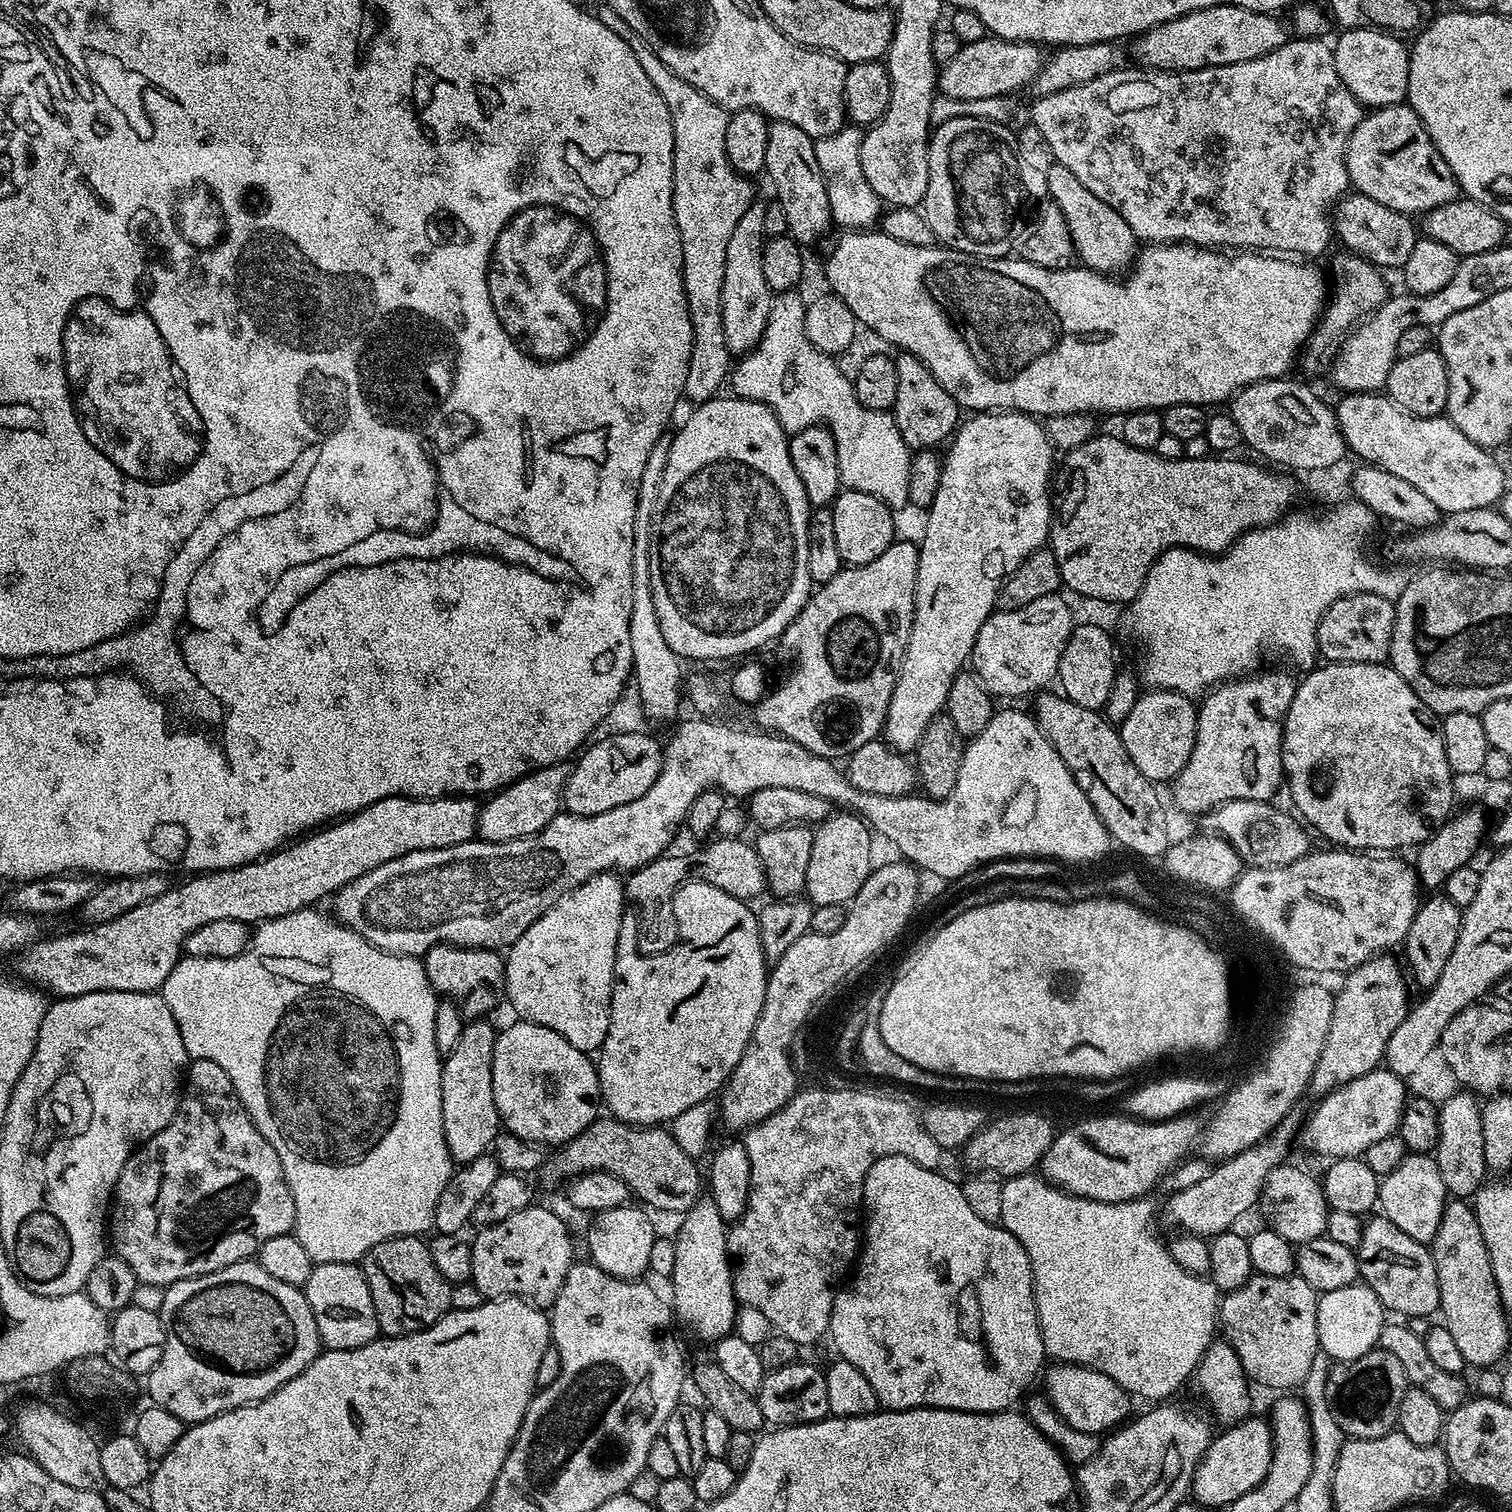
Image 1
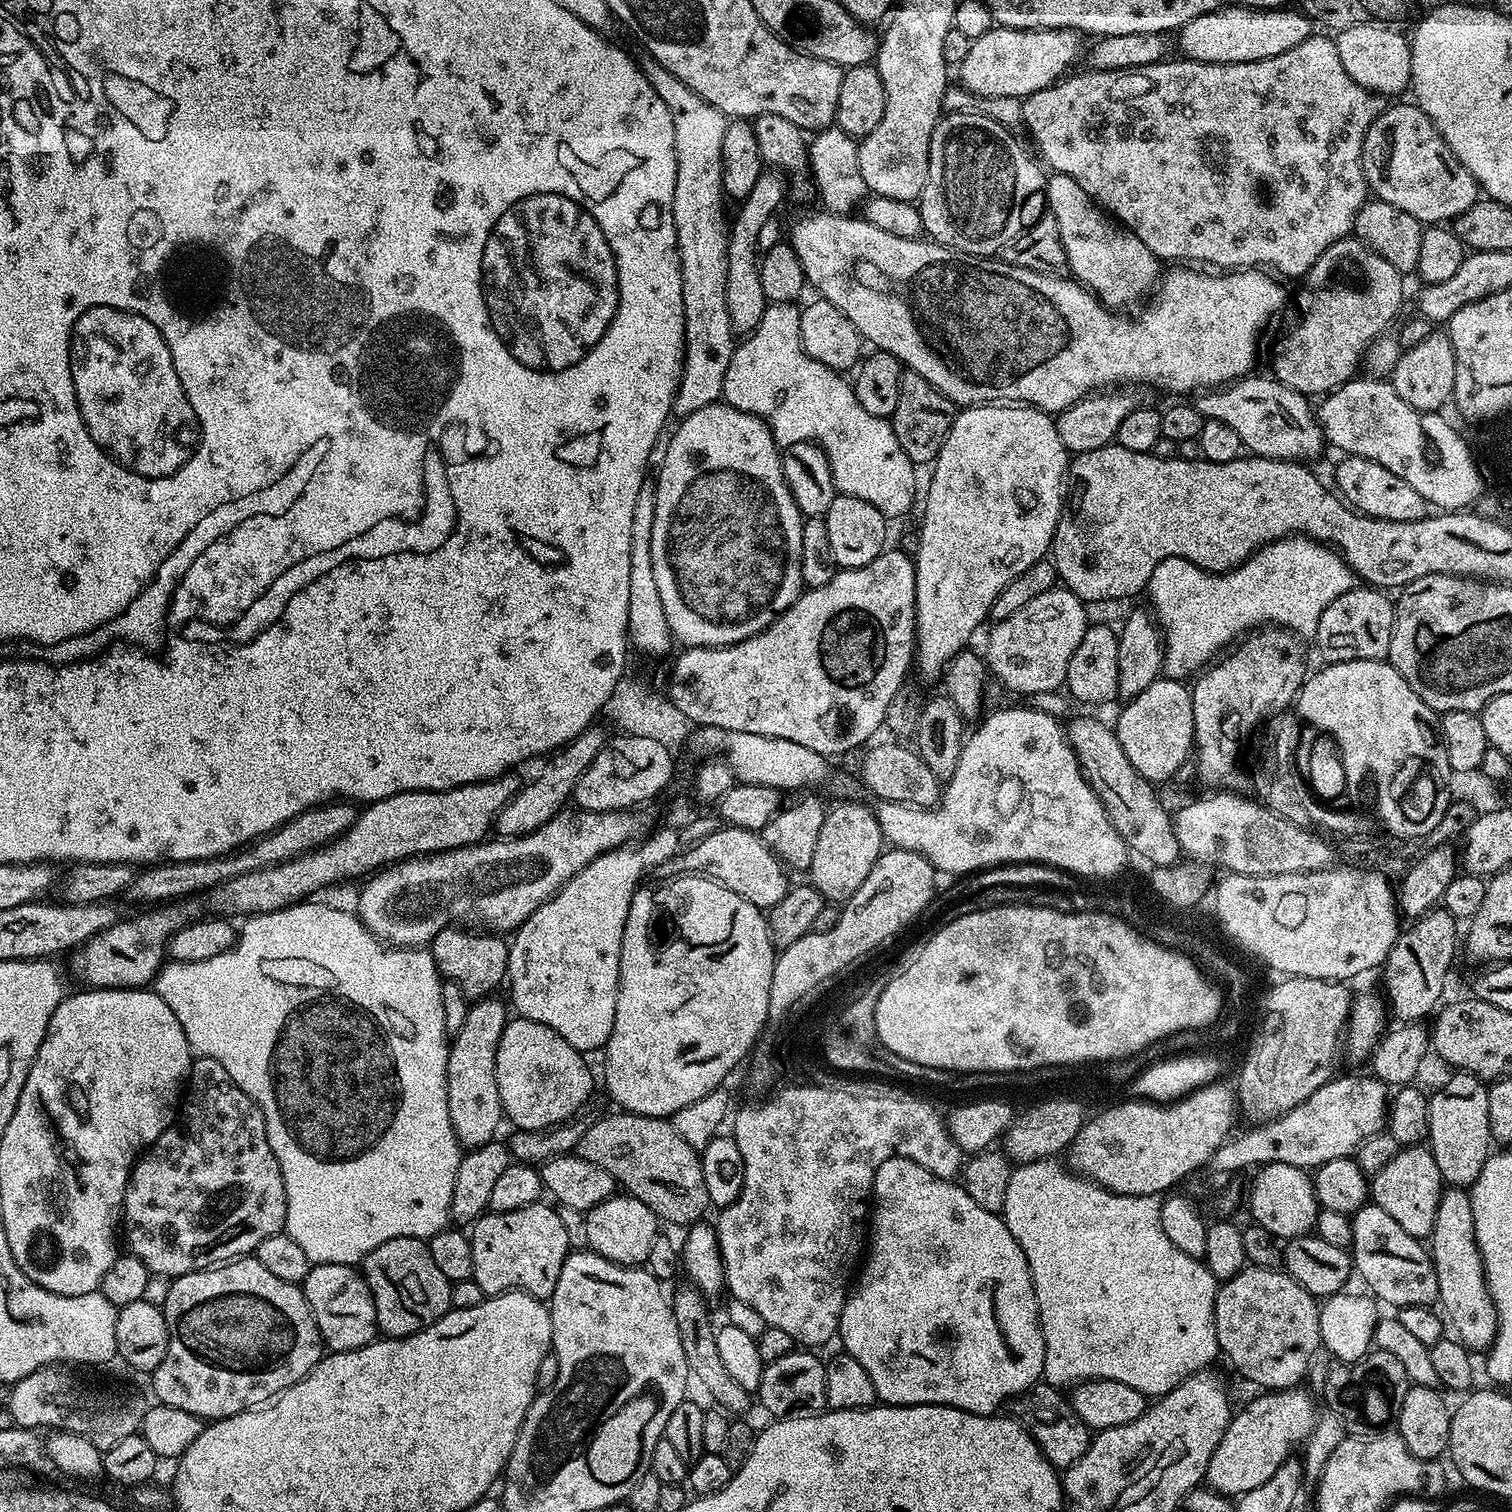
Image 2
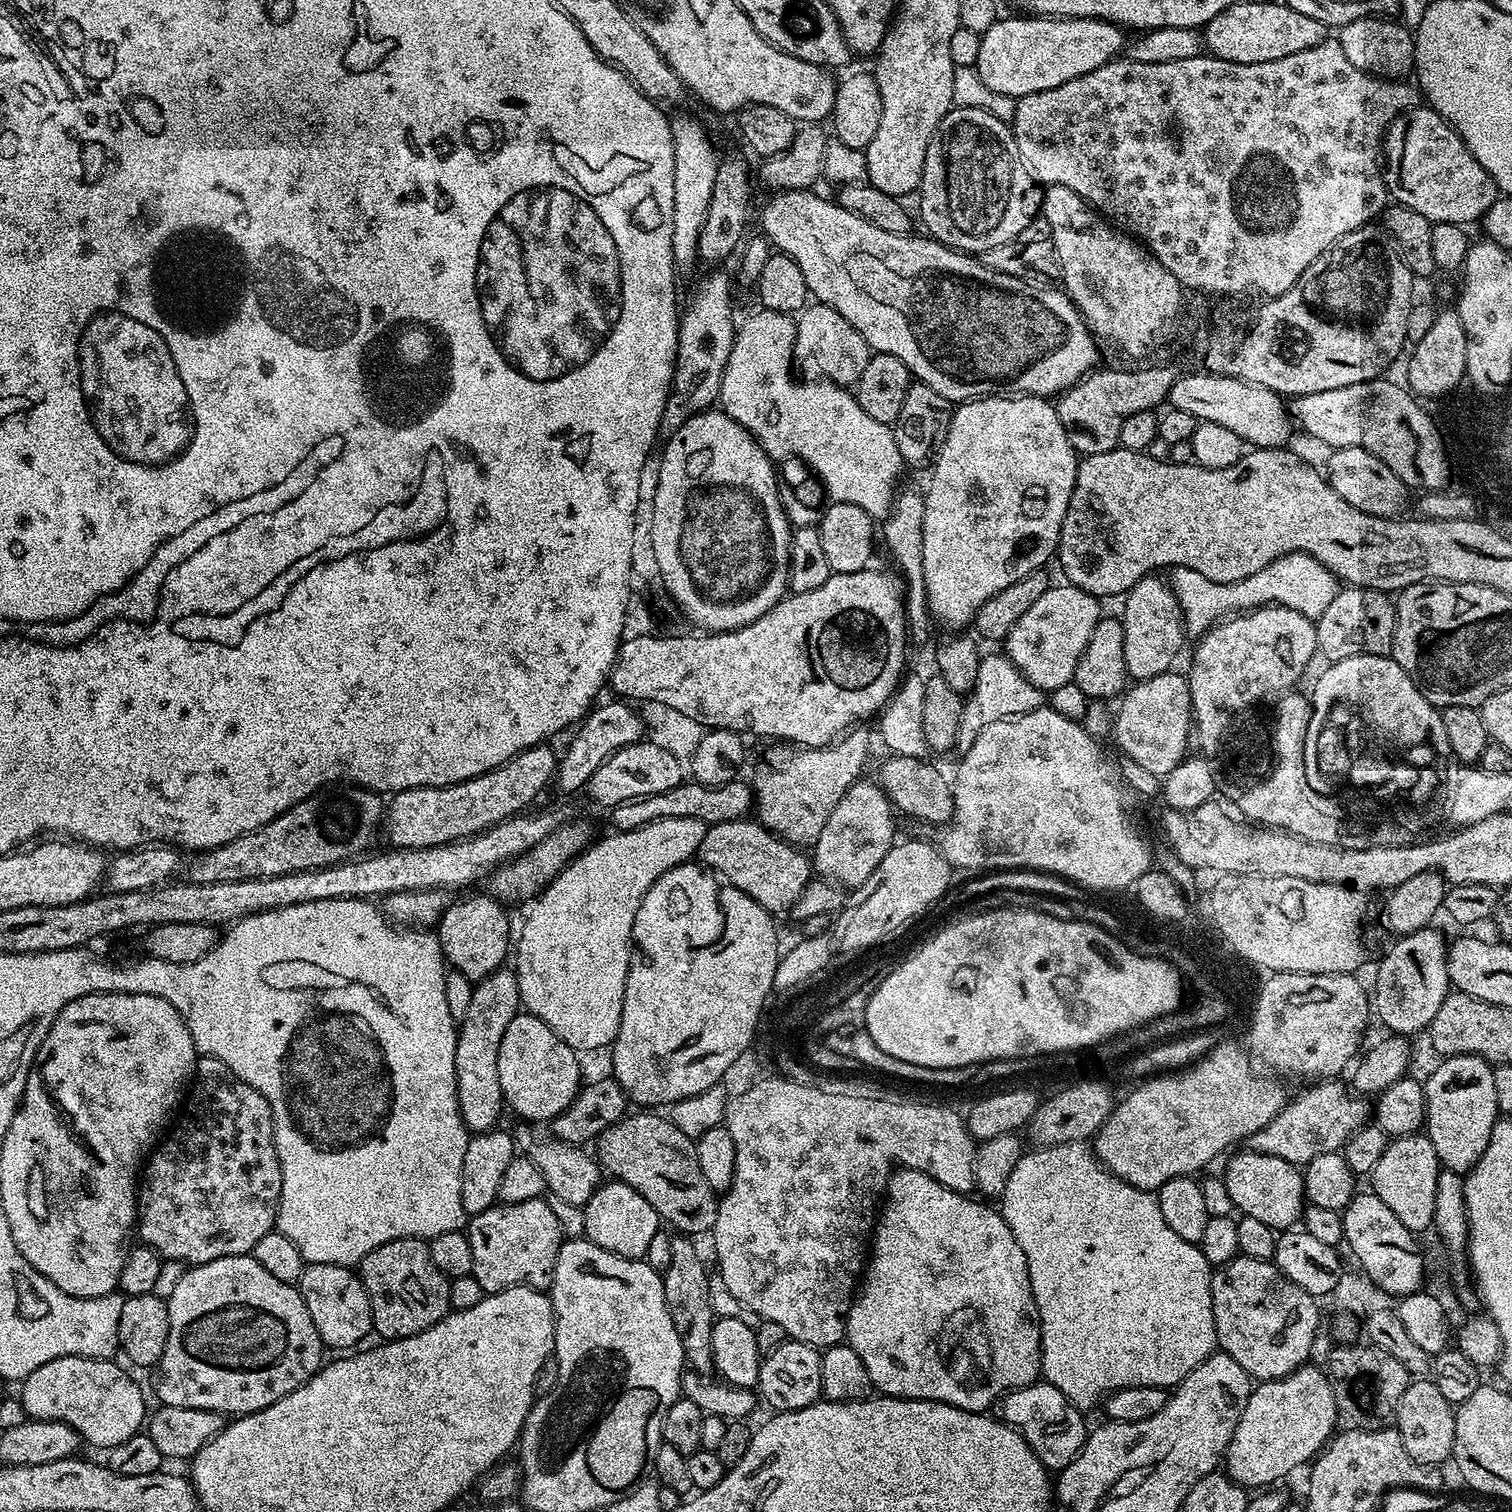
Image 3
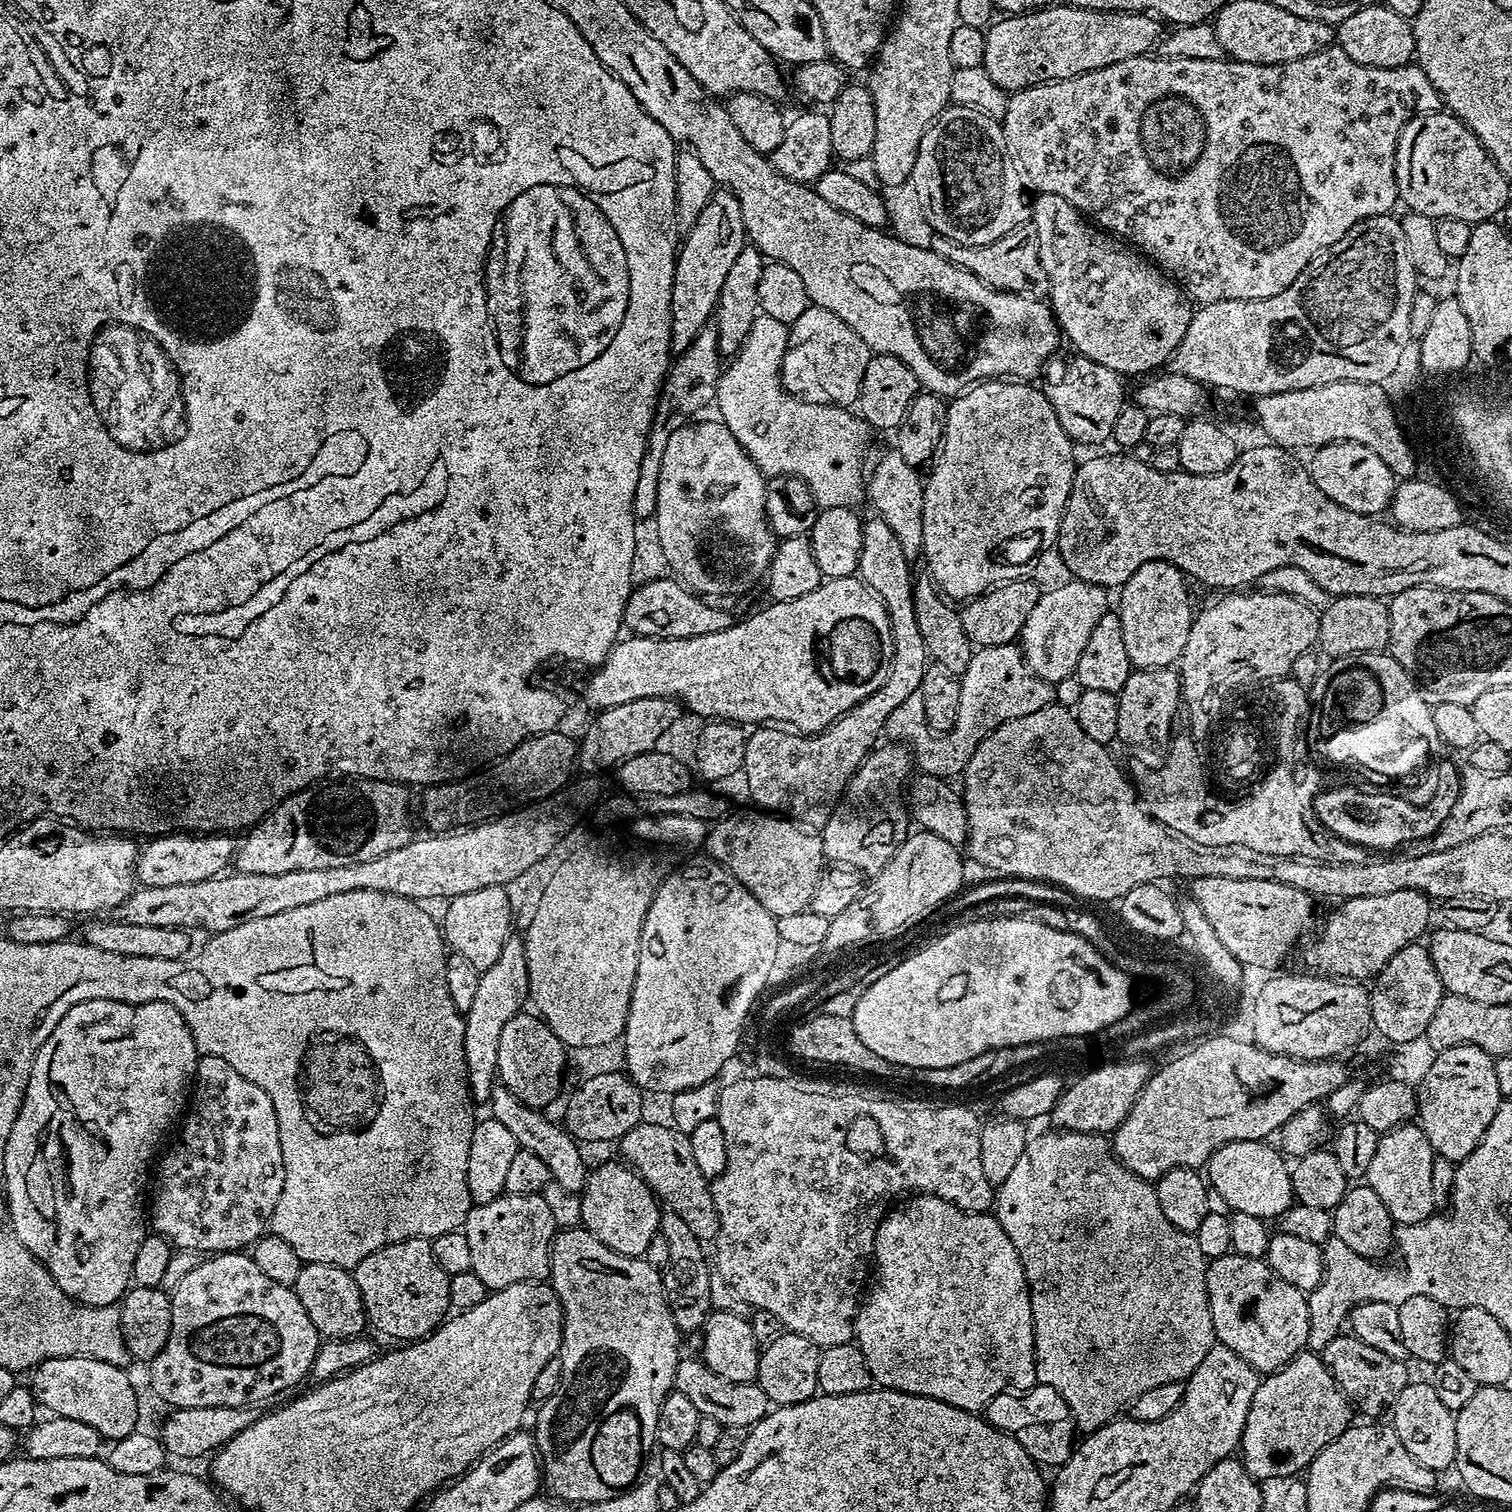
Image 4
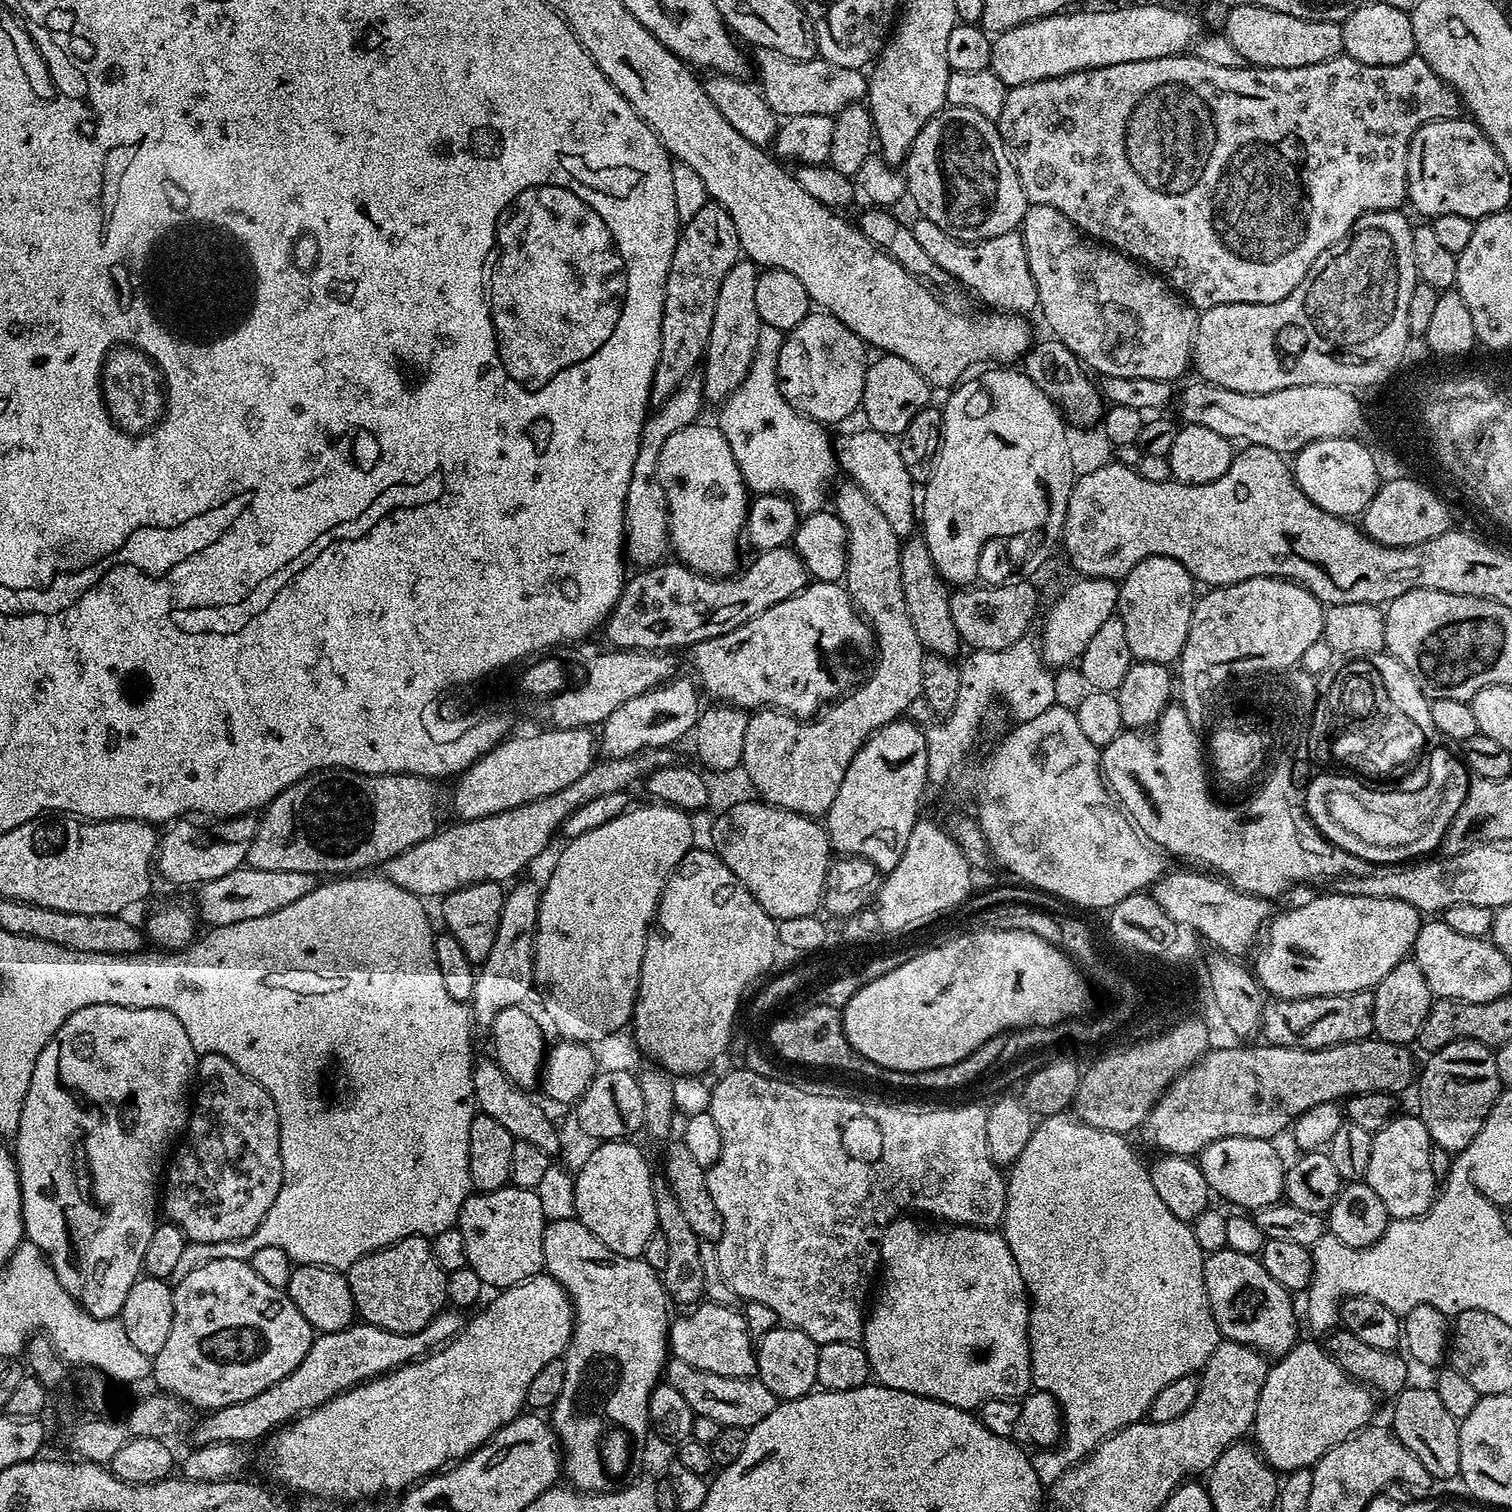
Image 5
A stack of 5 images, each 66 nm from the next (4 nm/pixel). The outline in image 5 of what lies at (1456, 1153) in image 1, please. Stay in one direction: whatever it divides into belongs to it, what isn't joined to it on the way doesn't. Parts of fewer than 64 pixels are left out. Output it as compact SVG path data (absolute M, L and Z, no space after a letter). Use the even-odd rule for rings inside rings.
M1455 1040L1427 1057L1428 1065L1421 1070L1420 1076L1418 1072L1418 1115L1433 1145L1444 1147L1451 1154L1461 1152L1484 1125L1502 1091L1493 1053L1489 1045L1476 1040Z

